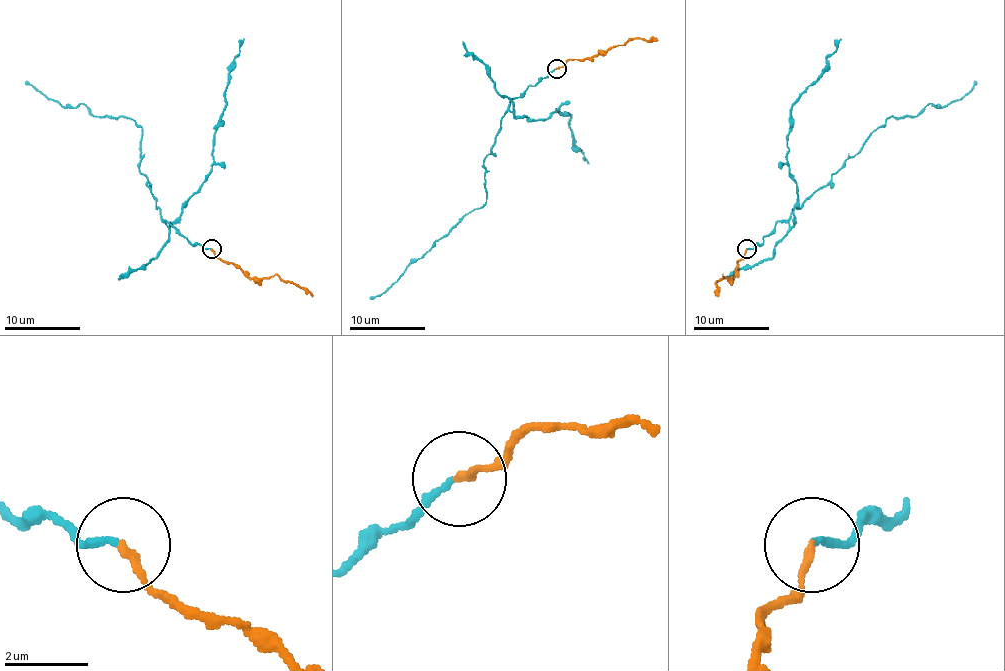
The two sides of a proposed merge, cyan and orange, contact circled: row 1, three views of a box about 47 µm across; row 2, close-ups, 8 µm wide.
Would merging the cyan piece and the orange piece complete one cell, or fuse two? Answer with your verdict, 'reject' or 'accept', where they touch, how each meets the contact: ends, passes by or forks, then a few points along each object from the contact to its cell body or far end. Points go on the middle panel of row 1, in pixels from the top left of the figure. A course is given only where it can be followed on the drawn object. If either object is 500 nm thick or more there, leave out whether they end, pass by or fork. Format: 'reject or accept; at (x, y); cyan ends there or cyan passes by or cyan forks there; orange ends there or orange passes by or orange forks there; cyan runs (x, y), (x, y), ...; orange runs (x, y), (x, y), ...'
reject; at (556, 69); cyan ends there; orange ends there; cyan runs (555, 69), (505, 111), (492, 152), (483, 164), (487, 196), (481, 207), (380, 294), (369, 296); orange runs (557, 69), (570, 60), (608, 52), (629, 41), (657, 39)

